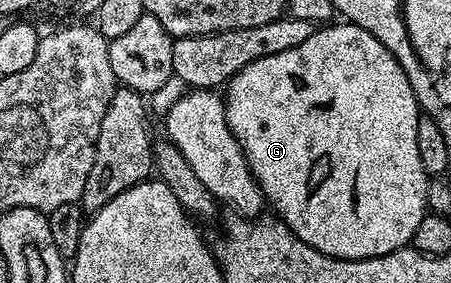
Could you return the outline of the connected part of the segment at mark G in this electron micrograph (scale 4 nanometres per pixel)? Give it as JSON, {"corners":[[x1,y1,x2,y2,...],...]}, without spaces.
{"corners":[[329,23,318,28,311,39,303,39,303,43,299,43,299,47,291,47,291,51,279,51,279,55,267,55,263,59,255,59,255,63,247,63,247,67,240,69,224,86,223,100,227,123,235,139,241,144,241,150,245,152,249,169,257,180,257,186,260,187,268,208,273,208,272,212,284,221,287,228,303,243,315,247,315,251,339,261,362,261,382,257,396,249,404,249,412,242,415,231,419,223,423,223,429,208,427,187,430,174,425,172,423,159,419,159,417,132,422,114,403,67,395,59,395,55,391,55,391,51,387,51,387,47,363,27,348,23,337,24]]}

